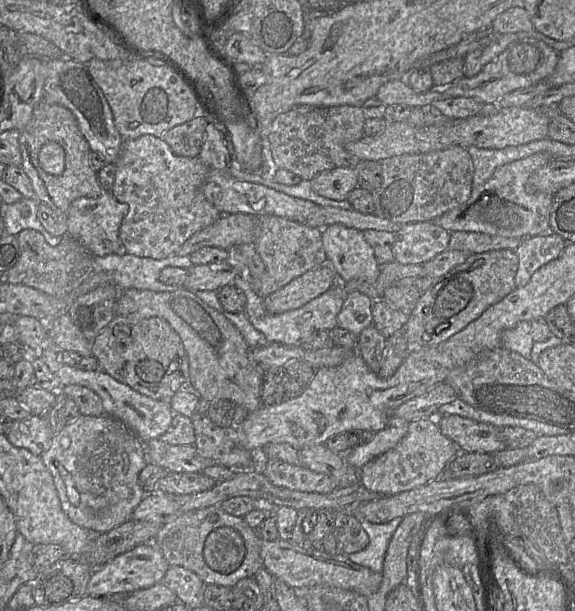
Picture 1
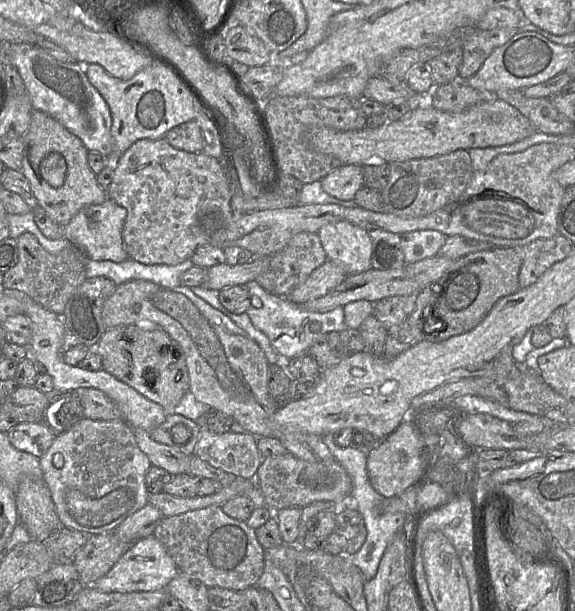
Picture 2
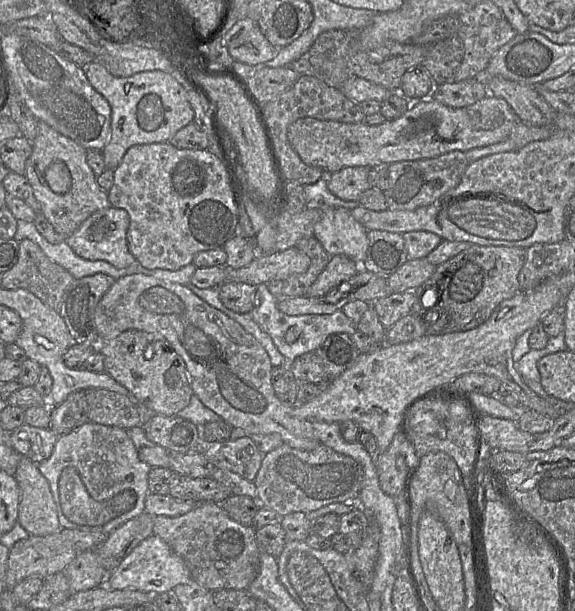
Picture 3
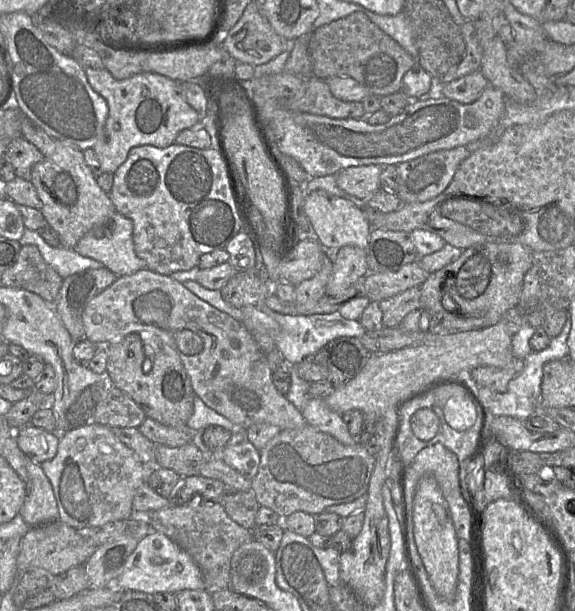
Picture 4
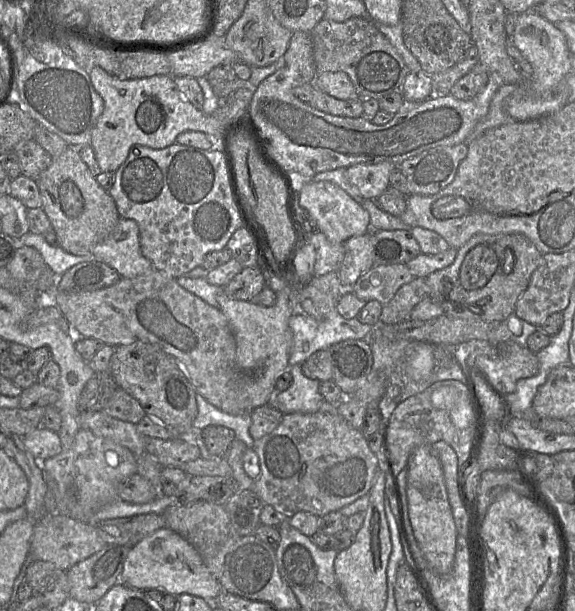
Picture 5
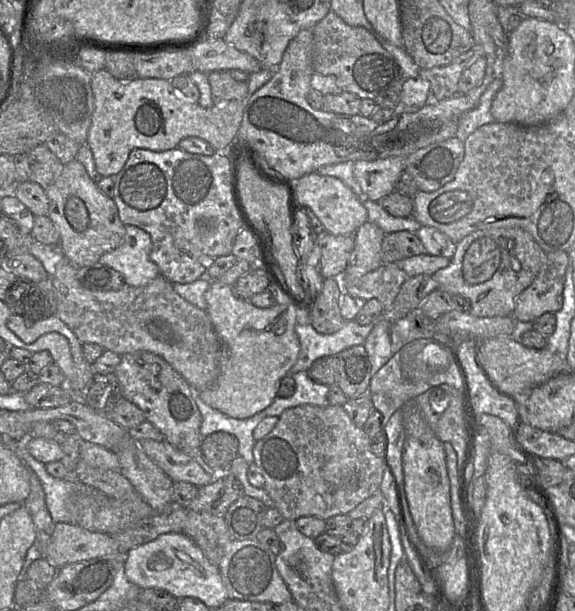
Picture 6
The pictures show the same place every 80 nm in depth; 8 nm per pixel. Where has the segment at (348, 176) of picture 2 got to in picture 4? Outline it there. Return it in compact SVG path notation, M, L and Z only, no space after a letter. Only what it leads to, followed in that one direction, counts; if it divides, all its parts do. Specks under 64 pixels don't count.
M352 166L336 174L337 186L361 200L368 200L380 187L382 166Z

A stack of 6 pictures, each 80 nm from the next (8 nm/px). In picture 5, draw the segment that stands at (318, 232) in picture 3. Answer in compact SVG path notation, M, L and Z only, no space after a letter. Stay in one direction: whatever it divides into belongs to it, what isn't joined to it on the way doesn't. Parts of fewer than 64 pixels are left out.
M301 181L299 204L309 212L314 221L313 232L323 233L330 241L345 243L353 236L364 235L371 231L369 213L346 191L329 181Z

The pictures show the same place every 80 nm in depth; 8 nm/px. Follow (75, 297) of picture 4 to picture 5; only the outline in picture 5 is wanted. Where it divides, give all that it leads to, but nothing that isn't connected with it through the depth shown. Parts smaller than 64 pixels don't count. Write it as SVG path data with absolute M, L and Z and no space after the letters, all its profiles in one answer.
M93 259L70 268L59 276L57 289L67 293L81 293L107 288L120 280L116 270Z

